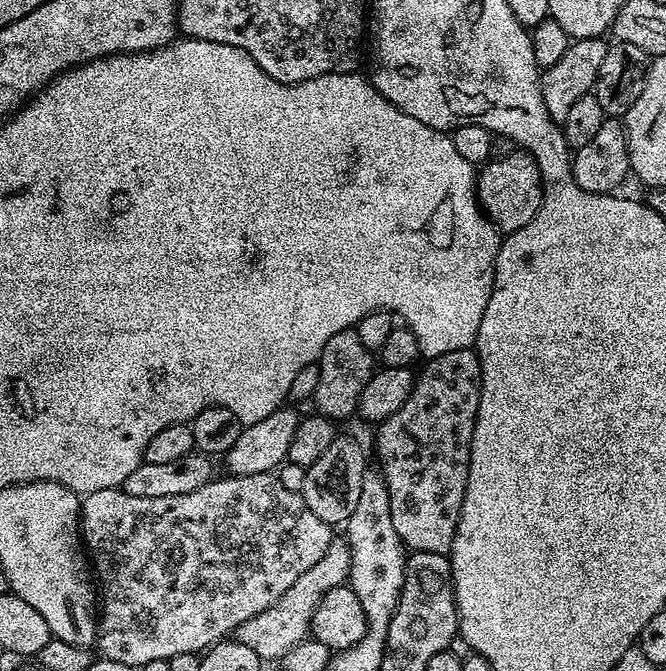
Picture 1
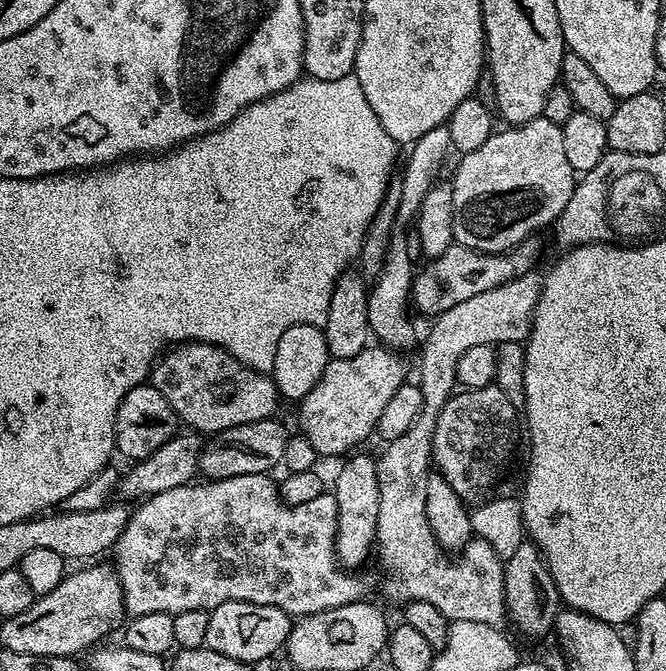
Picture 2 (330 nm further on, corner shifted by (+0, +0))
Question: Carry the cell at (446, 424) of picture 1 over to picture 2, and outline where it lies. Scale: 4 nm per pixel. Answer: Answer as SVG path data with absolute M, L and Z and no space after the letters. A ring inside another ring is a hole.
M495 383L487 384L484 388L457 391L442 406L442 414L438 414L438 426L434 426L432 463L435 471L446 478L446 482L450 482L454 494L458 494L458 498L465 504L479 506L495 493L492 491L500 475L507 470L512 460L512 447L516 444L516 416L518 420L517 408Z

